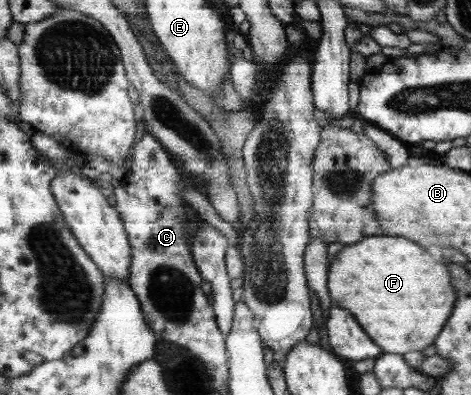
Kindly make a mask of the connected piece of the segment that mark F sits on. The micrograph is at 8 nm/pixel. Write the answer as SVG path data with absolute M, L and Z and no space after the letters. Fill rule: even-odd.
M374 234L371 237L361 238L358 242L351 245L344 245L329 260L327 266L327 289L331 302L336 306L344 306L344 310L352 310L352 314L356 314L356 322L360 322L360 326L364 326L364 330L368 330L368 334L372 334L372 338L376 338L376 346L382 348L383 353L404 355L407 352L422 351L424 348L433 344L434 340L443 330L442 324L446 324L451 314L450 308L454 308L454 288L450 288L450 272L446 272L442 262L434 262L426 250L422 250L418 244L396 236L384 236L382 234Z

